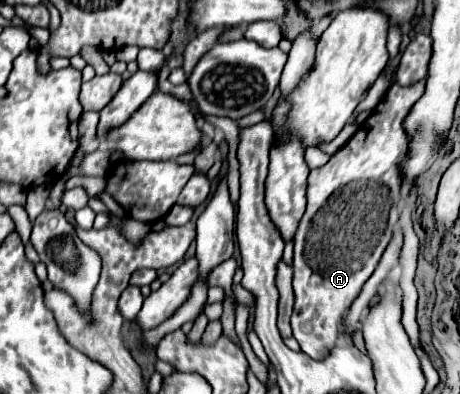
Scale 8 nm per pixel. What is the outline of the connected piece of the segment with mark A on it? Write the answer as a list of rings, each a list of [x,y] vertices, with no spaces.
[[[426,81],[408,87],[390,85],[382,101],[376,105],[376,111],[358,125],[350,141],[336,151],[324,167],[310,171],[306,187],[308,209],[294,235],[292,287],[296,303],[292,313],[292,331],[302,351],[316,361],[322,361],[332,347],[336,347],[340,319],[358,297],[366,279],[374,273],[386,245],[390,243],[392,227],[398,219],[396,209],[402,199],[400,165],[408,155],[410,143],[410,137],[404,131],[404,119],[412,105],[424,95],[424,85]]]

